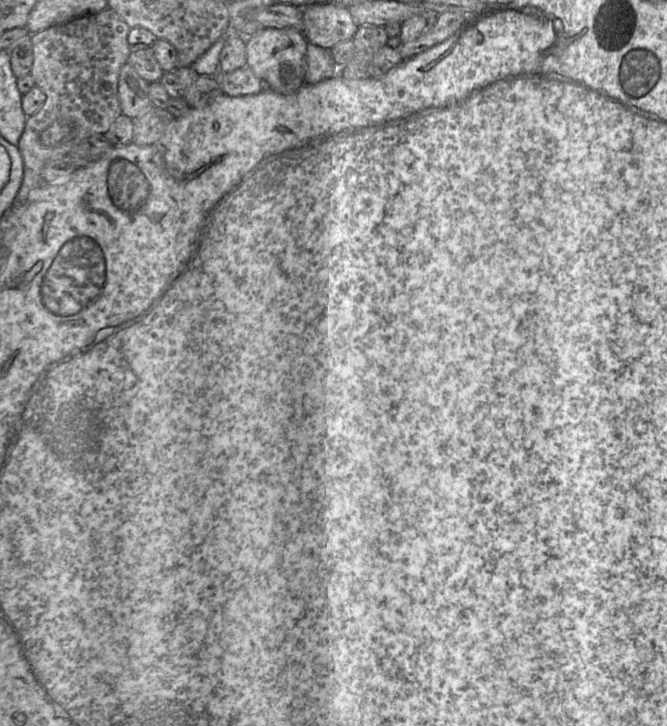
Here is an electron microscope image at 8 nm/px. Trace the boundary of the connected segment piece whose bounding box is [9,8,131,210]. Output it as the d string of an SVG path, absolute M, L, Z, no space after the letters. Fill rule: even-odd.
M106 8L97 14L75 18L32 34L33 63L29 76L44 93L45 101L35 114L27 117L17 145L23 162L23 176L10 210L23 206L30 193L42 185L42 171L48 163L62 159L87 138L104 136L122 114L117 96L118 77L130 55L127 41L130 29L117 13Z

